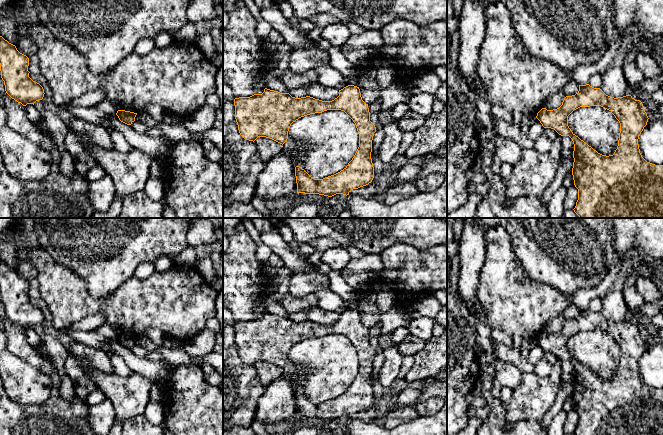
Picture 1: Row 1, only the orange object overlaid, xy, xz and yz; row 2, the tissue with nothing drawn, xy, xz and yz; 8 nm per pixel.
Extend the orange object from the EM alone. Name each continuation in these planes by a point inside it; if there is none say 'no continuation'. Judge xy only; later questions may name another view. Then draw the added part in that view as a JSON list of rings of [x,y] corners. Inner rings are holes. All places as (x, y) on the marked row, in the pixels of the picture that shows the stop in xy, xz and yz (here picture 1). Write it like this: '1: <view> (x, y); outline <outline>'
no continuation

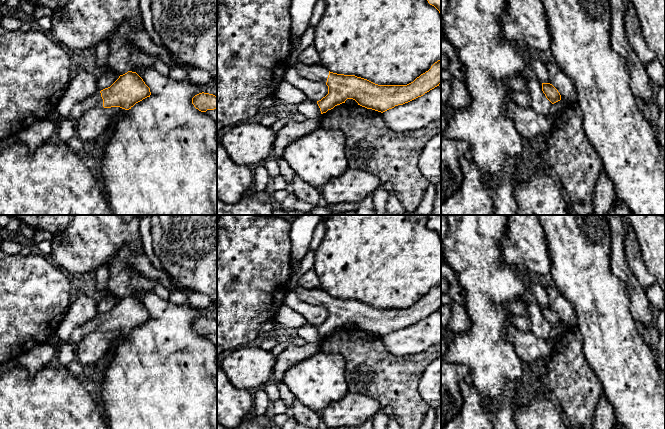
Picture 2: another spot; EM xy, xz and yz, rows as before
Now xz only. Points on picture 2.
1: xz (317, 72); outline [[[296,63],[294,67],[303,78],[308,78],[313,81],[321,81],[323,83],[327,82],[329,70],[322,64],[305,65],[302,63]]]

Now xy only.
1: xy (79, 109); outline [[[98,91],[93,97],[88,98],[86,101],[77,103],[70,111],[69,117],[76,121],[86,111],[96,107],[103,107],[103,99],[101,97],[100,91]]]

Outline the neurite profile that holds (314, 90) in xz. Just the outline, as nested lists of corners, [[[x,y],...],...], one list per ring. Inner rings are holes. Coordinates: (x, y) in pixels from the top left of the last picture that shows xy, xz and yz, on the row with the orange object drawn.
[[[287,66],[284,74],[284,82],[299,88],[312,101],[319,101],[328,94],[328,86],[321,81],[313,81],[299,75],[294,66]]]

